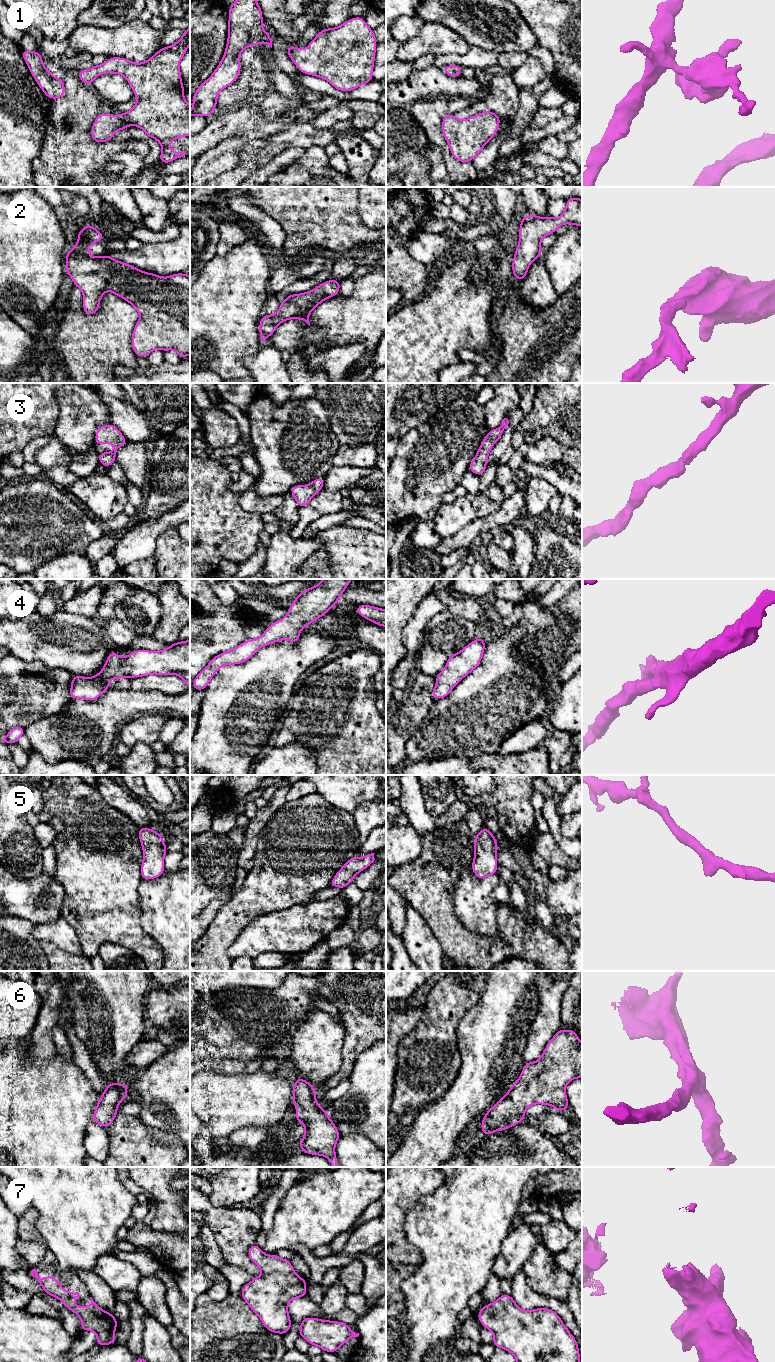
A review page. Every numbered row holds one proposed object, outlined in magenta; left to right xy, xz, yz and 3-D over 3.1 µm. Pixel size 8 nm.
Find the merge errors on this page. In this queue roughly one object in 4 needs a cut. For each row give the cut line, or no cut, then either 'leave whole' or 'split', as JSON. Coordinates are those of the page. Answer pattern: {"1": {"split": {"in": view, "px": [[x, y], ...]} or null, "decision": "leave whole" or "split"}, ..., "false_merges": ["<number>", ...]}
{"1": {"split": null, "decision": "leave whole"}, "2": {"split": null, "decision": "leave whole"}, "3": {"split": null, "decision": "leave whole"}, "4": {"split": null, "decision": "leave whole"}, "5": {"split": null, "decision": "leave whole"}, "6": {"split": null, "decision": "leave whole"}, "7": {"split": null, "decision": "leave whole"}, "false_merges": []}

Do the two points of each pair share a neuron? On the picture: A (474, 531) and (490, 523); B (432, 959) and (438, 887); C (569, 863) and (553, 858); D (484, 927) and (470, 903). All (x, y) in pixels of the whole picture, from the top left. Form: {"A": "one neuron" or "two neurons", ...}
{"A": "one neuron", "B": "two neurons", "C": "one neuron", "D": "one neuron"}

